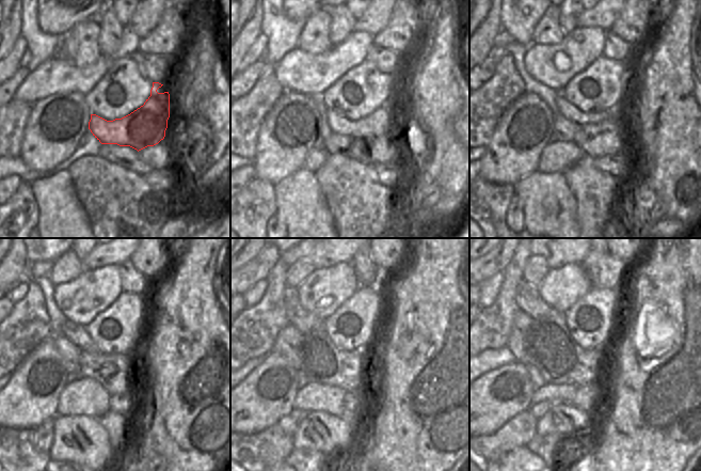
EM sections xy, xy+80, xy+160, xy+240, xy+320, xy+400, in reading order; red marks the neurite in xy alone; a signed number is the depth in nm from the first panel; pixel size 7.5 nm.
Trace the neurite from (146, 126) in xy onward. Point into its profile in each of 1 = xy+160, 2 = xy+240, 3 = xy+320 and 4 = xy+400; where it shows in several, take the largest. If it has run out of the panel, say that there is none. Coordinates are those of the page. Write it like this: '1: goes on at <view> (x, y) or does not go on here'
1: goes on at xy+160 (564, 108)
2: goes on at xy+240 (77, 334)
3: goes on at xy+320 (304, 320)
4: goes on at xy+400 (527, 298)

